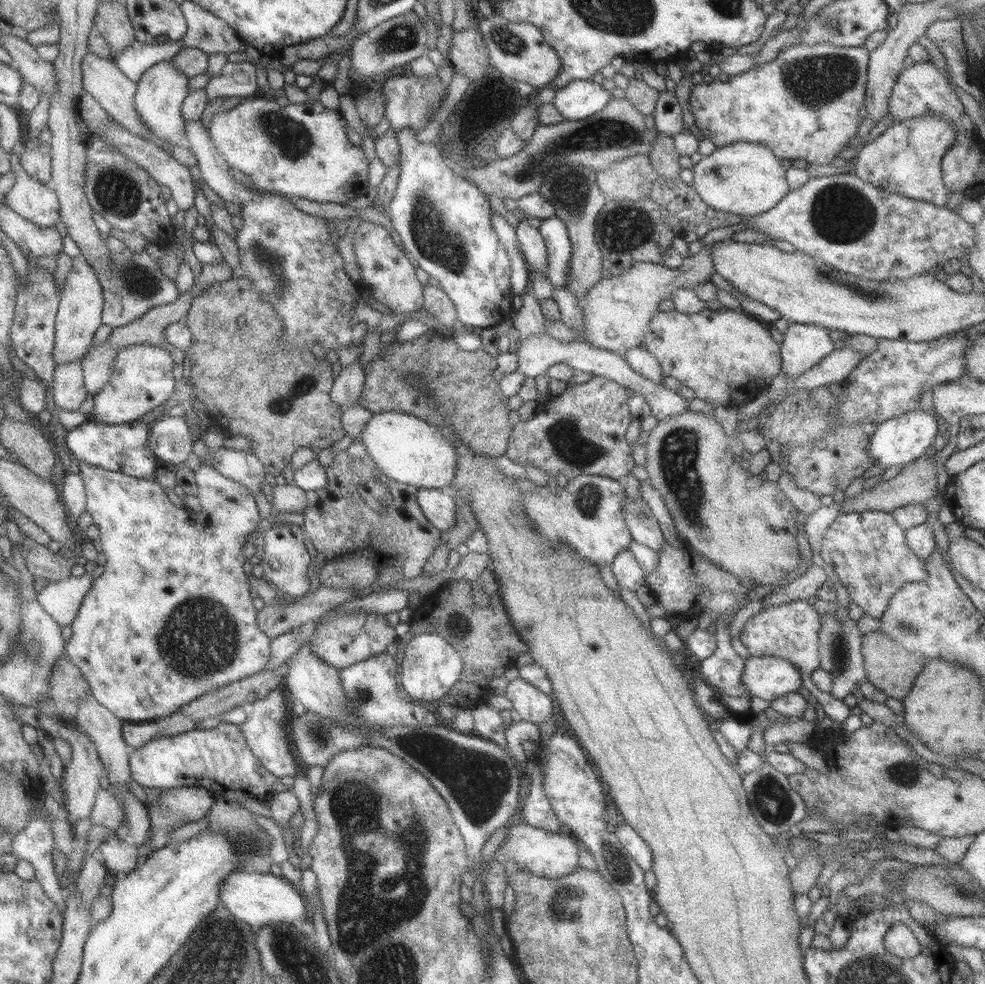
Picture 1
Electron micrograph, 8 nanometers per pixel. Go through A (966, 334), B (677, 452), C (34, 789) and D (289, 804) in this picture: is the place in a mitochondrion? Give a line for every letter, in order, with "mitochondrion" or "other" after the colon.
A: other
B: mitochondrion
C: other
D: other

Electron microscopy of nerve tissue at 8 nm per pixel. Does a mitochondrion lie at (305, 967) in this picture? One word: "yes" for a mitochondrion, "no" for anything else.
yes

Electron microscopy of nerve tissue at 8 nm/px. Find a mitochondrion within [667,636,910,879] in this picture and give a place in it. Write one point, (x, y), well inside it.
(772, 801)

